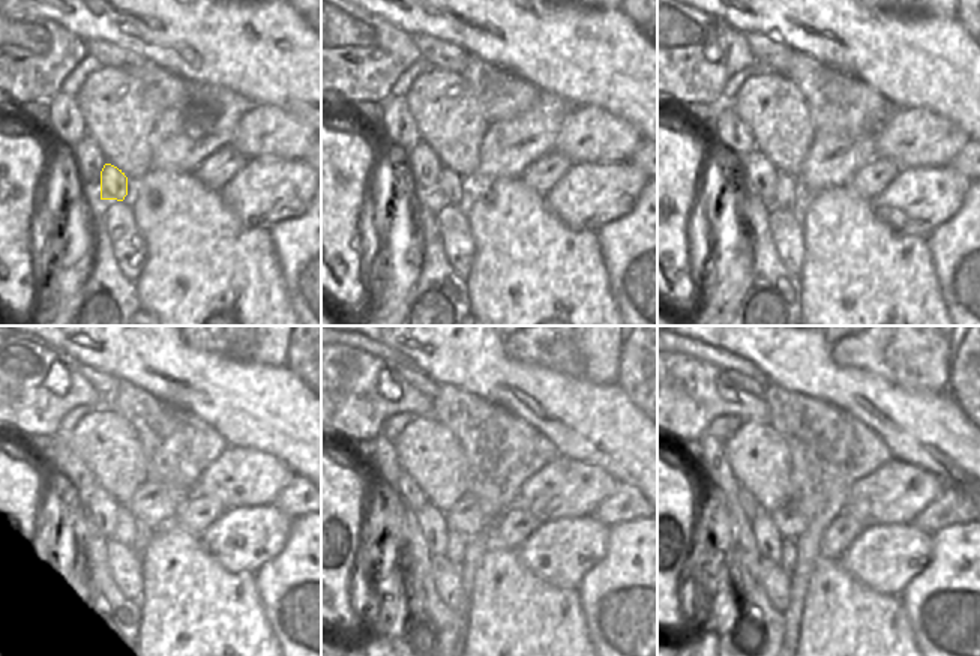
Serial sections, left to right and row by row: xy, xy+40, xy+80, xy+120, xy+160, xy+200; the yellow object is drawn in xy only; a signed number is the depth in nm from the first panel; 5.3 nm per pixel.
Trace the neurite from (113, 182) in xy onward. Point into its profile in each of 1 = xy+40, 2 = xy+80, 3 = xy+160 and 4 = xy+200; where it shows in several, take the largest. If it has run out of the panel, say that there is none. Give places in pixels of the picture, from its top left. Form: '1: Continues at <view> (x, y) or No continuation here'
1: Continues at xy+40 (449, 182)
2: Continues at xy+80 (785, 197)
3: Continues at xy+160 (455, 545)
4: Continues at xy+200 (788, 562).

